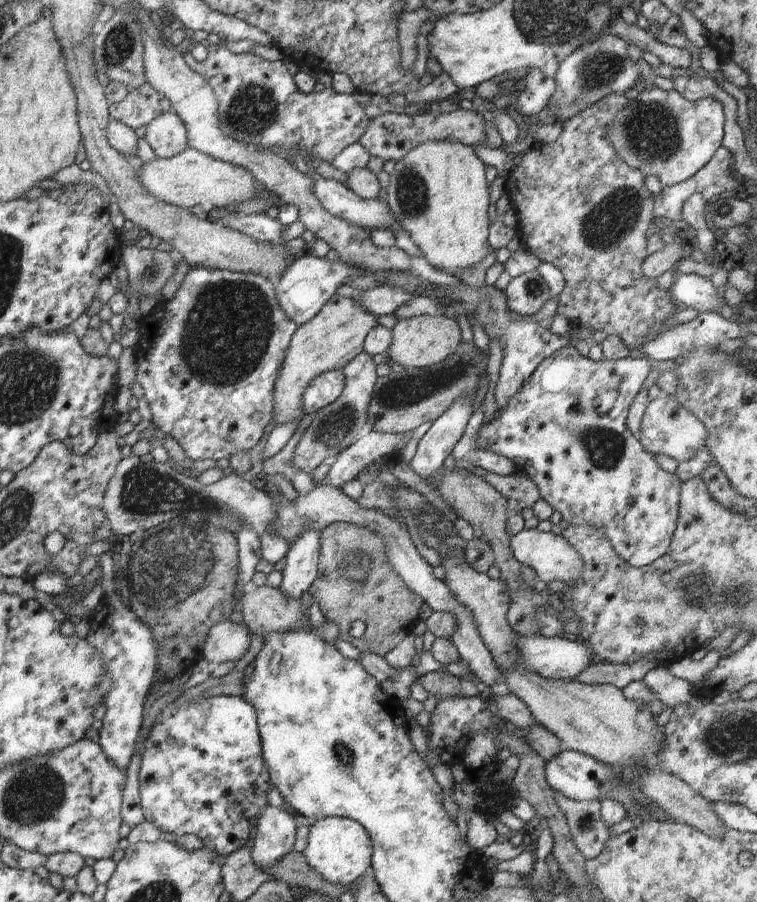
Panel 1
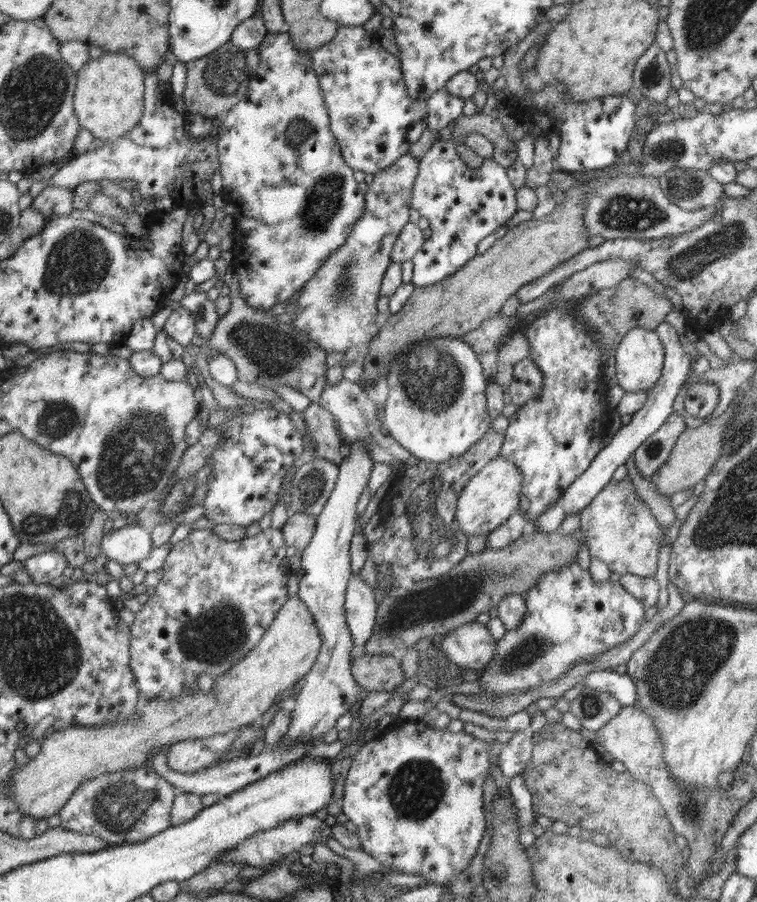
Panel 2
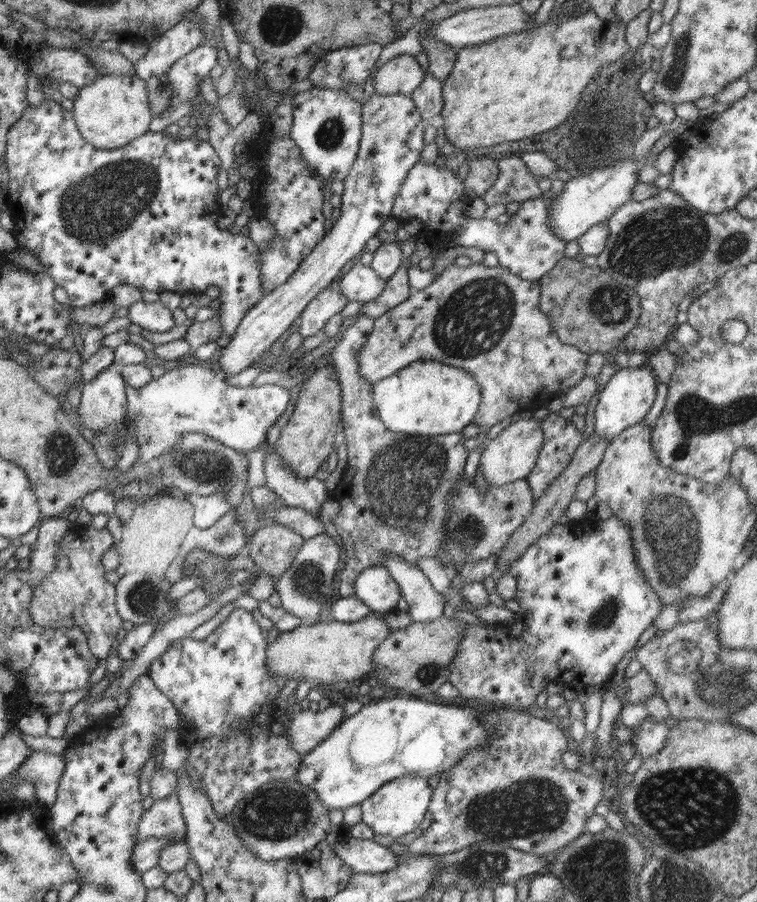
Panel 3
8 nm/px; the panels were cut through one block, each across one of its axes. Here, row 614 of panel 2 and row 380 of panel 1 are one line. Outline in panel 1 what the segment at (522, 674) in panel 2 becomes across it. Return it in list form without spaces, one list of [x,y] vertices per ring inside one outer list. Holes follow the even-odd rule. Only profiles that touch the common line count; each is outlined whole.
[[[568,345],[554,352],[552,356],[548,356],[543,362],[540,362],[540,365],[534,370],[534,373],[522,384],[522,388],[512,396],[512,400],[508,400],[508,406],[506,406],[502,412],[496,411],[492,421],[486,425],[482,425],[479,434],[476,434],[476,442],[478,442],[478,446],[480,446],[482,450],[488,450],[488,452],[508,458],[508,460],[515,465],[516,470],[519,470],[521,473],[524,473],[526,477],[530,478],[532,482],[536,484],[541,499],[547,504],[550,504],[553,511],[561,515],[561,519],[563,519],[564,522],[568,522],[570,526],[592,526],[592,528],[602,530],[604,538],[610,542],[610,546],[612,546],[614,552],[616,552],[622,560],[626,560],[628,564],[634,567],[650,565],[668,552],[668,546],[670,546],[670,542],[672,541],[680,510],[680,486],[682,486],[682,480],[680,480],[678,476],[663,470],[656,462],[656,458],[643,448],[637,436],[632,434],[627,428],[628,410],[636,394],[642,390],[642,385],[651,372],[651,365],[652,359],[639,354],[634,354],[621,360],[603,359],[600,362],[593,362],[590,358],[581,356],[575,347]],[[606,390],[617,390],[619,396],[614,408],[606,412],[602,417],[598,414],[596,406],[593,405],[593,399]]]

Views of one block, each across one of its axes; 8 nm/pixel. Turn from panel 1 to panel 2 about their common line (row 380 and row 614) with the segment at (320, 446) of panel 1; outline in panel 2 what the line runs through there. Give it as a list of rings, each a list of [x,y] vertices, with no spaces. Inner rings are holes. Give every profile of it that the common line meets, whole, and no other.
[[[359,575],[352,576],[345,594],[345,618],[356,649],[364,648],[376,626],[375,592]]]

